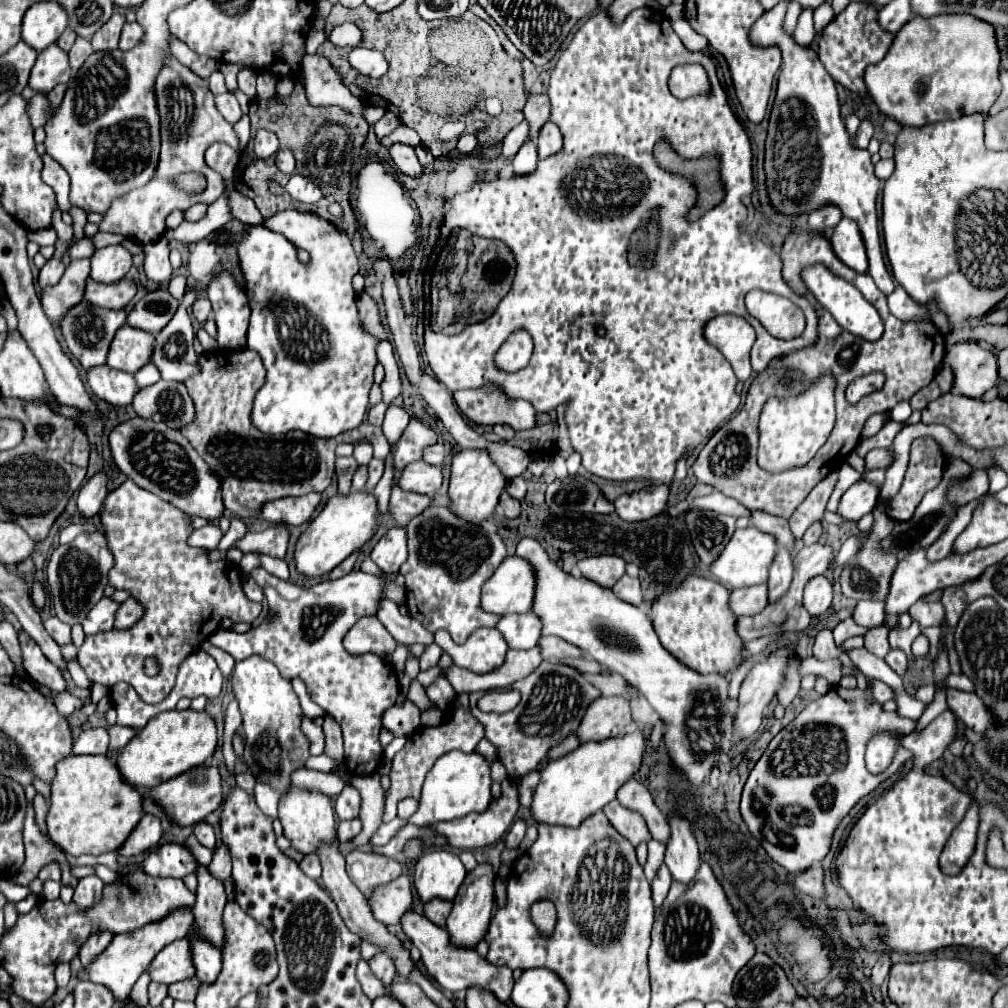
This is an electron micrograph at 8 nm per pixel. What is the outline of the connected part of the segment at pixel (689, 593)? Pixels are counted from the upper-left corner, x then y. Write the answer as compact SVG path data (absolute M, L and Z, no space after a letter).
M688 575L680 587L658 595L650 619L664 649L698 673L730 673L744 653L742 639L736 633L736 615L728 607L728 595L724 585L698 575Z

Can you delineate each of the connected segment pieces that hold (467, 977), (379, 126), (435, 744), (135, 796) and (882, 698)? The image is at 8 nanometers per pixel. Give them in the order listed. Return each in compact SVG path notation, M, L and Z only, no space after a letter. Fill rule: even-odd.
M408 911L402 917L402 927L404 927L404 933L412 939L412 943L420 949L422 963L424 963L426 971L440 983L440 987L444 987L448 991L464 991L472 985L478 985L486 991L496 993L496 997L500 1001L506 1001L506 1003L510 1001L510 993L512 993L512 985L514 985L514 977L512 977L510 967L492 965L490 961L486 961L486 957L482 957L476 951L476 947L452 945L448 931L432 925L432 921L428 921L424 915L416 915L416 913Z
M386 113L376 125L374 125L374 131L376 131L376 137L378 139L382 139L382 137L388 137L396 127L400 125L400 121L398 121L398 117L394 115L394 113Z
M458 695L452 711L444 717L442 725L438 727L420 727L416 733L412 733L412 737L408 737L406 745L402 751L398 751L392 759L392 769L390 769L390 789L386 791L386 811L382 821L388 823L397 817L397 804L400 799L406 797L414 797L420 799L422 793L422 783L426 773L432 769L432 765L436 763L438 757L442 757L444 753L458 749L458 751L474 751L476 743L484 737L484 727L476 721L476 717L472 717L472 711L468 707L468 695Z
M70 755L56 765L46 823L50 839L70 855L118 853L142 815L140 791L122 779L108 755Z
M876 681L876 683L874 683L874 695L876 695L876 699L878 699L880 703L886 703L886 701L892 701L892 699L894 699L892 687L888 687L888 685L882 683L882 681Z

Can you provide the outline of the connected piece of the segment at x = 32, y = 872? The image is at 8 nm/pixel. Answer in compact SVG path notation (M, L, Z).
M28 805L28 813L26 813L26 821L24 821L24 847L26 847L26 861L20 869L20 873L14 877L14 883L28 885L32 879L36 879L42 865L56 859L62 865L62 885L70 885L70 887L76 885L78 879L70 875L70 865L66 863L64 855L58 851L58 847L46 835L40 833L40 829L34 821L32 805Z

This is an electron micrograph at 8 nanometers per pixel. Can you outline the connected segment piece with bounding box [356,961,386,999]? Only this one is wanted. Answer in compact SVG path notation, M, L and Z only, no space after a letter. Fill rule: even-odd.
M360 961L360 963L358 963L358 967L356 967L356 977L358 977L360 985L362 985L362 991L364 991L370 999L376 999L376 997L380 997L380 995L386 995L384 985L372 975L372 971L370 971L370 967L368 967L366 961Z

